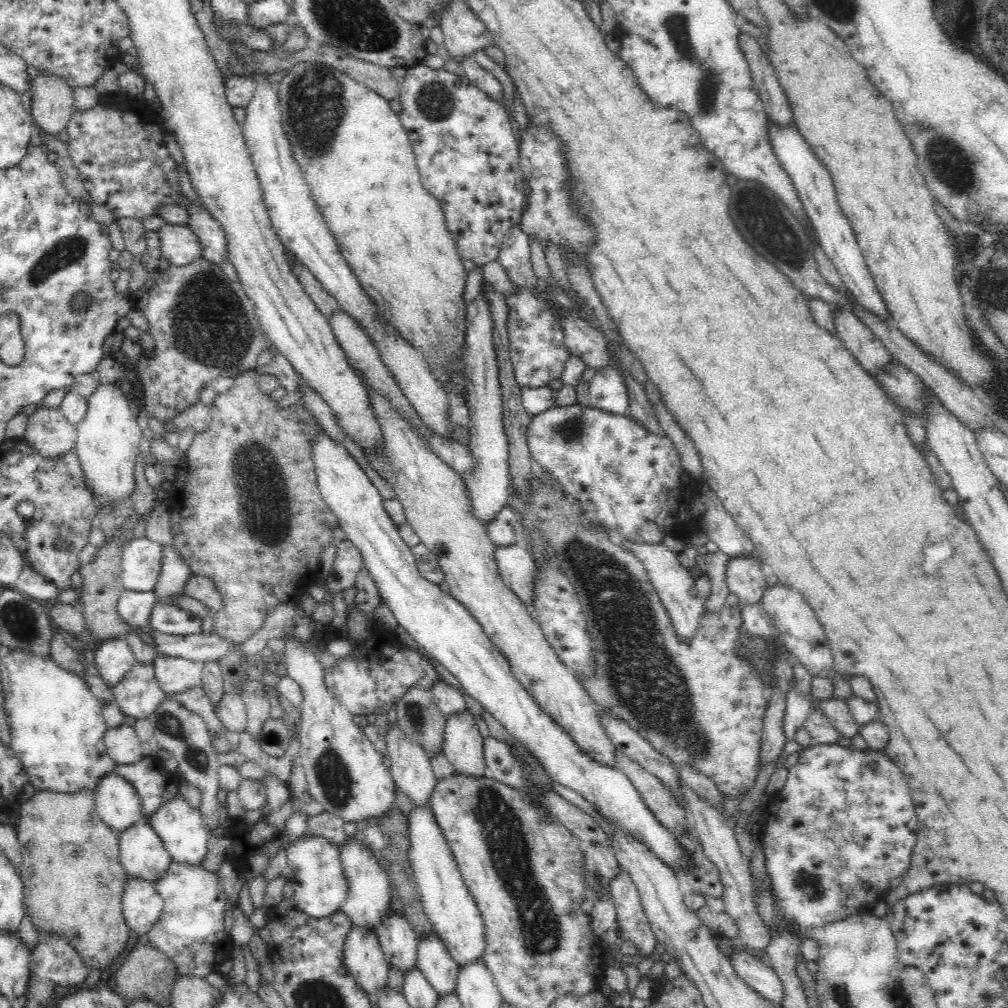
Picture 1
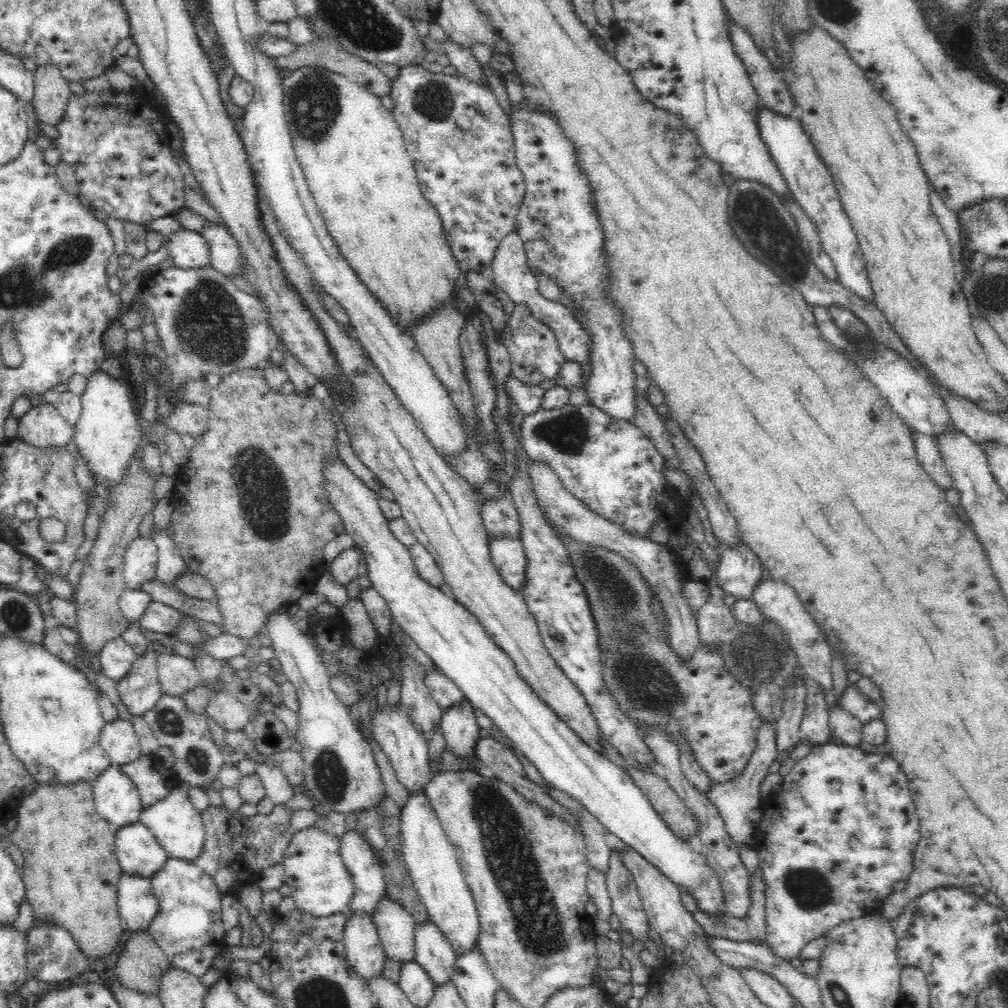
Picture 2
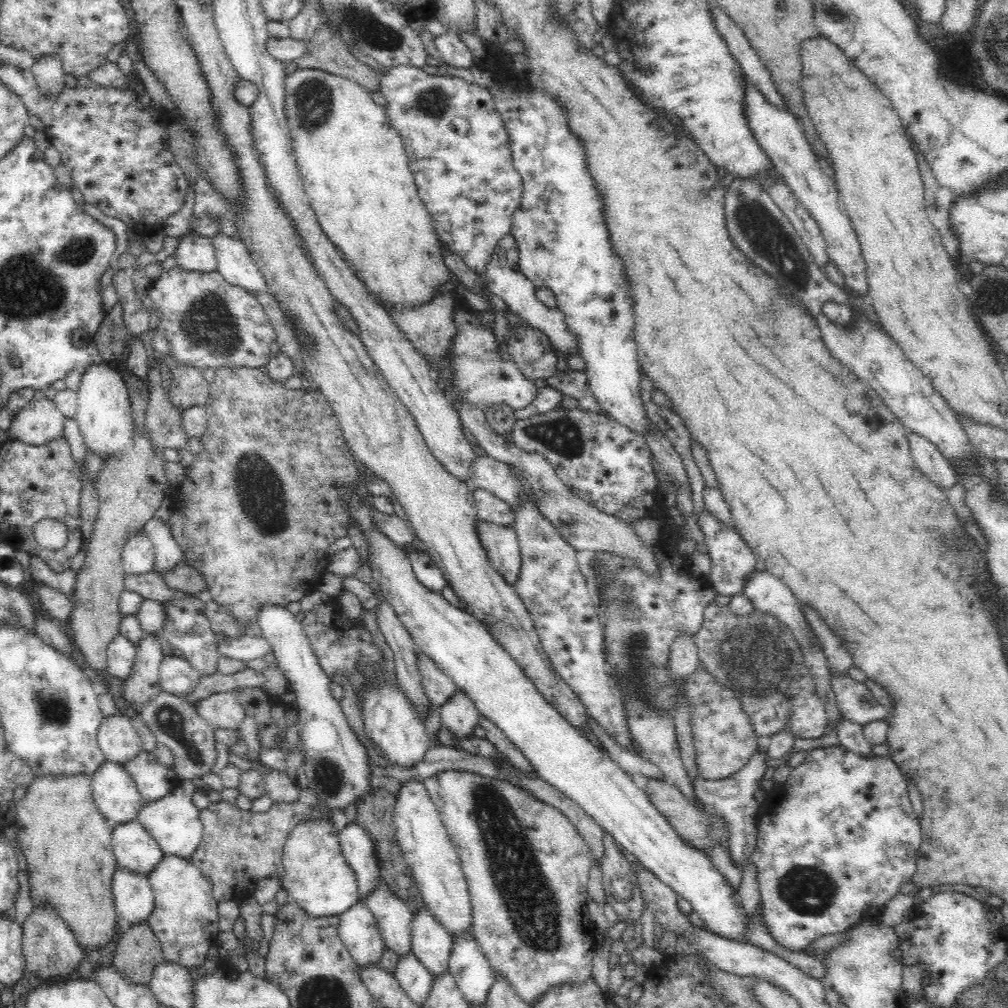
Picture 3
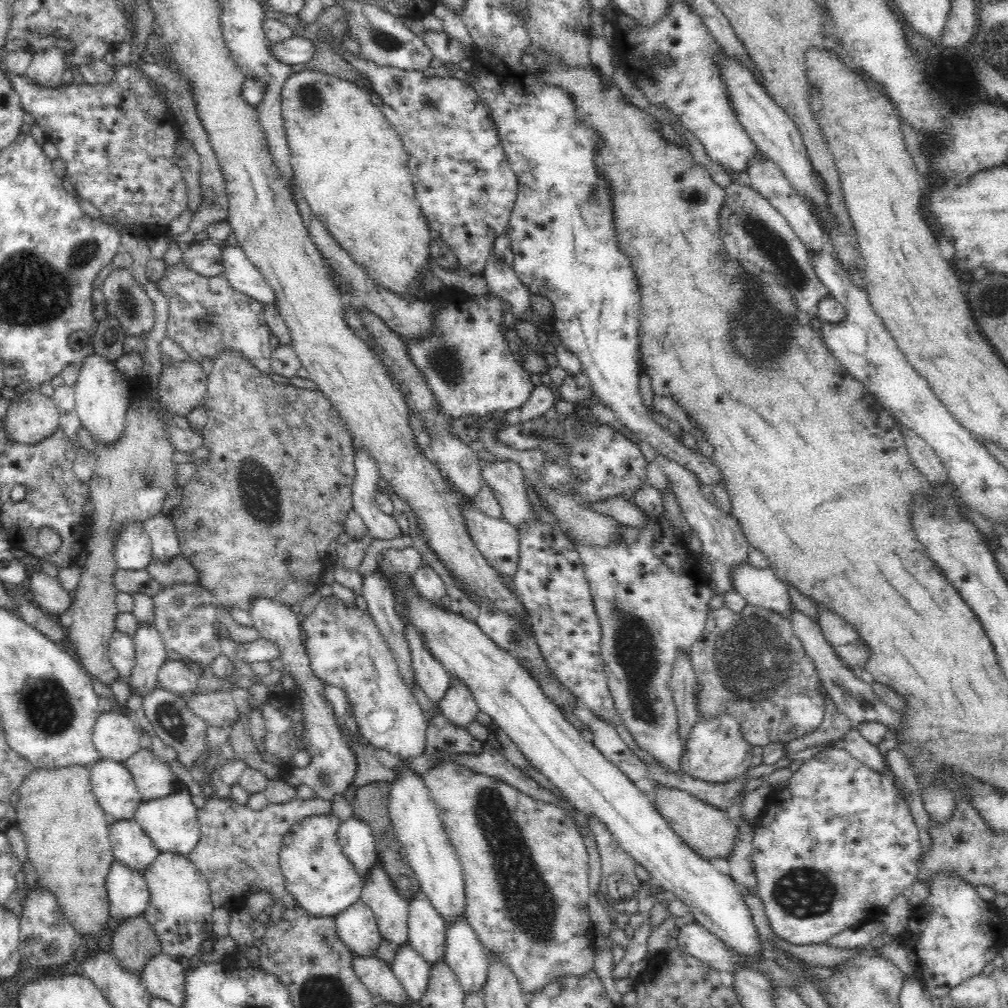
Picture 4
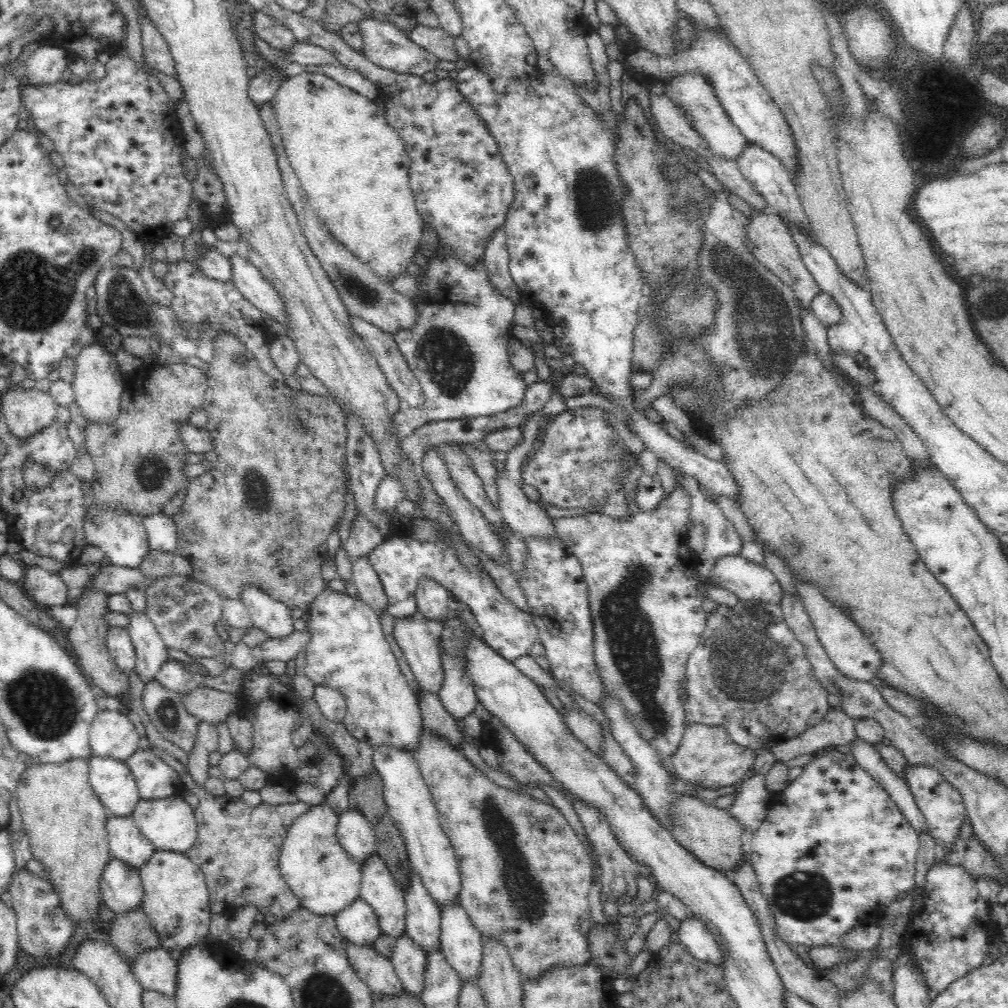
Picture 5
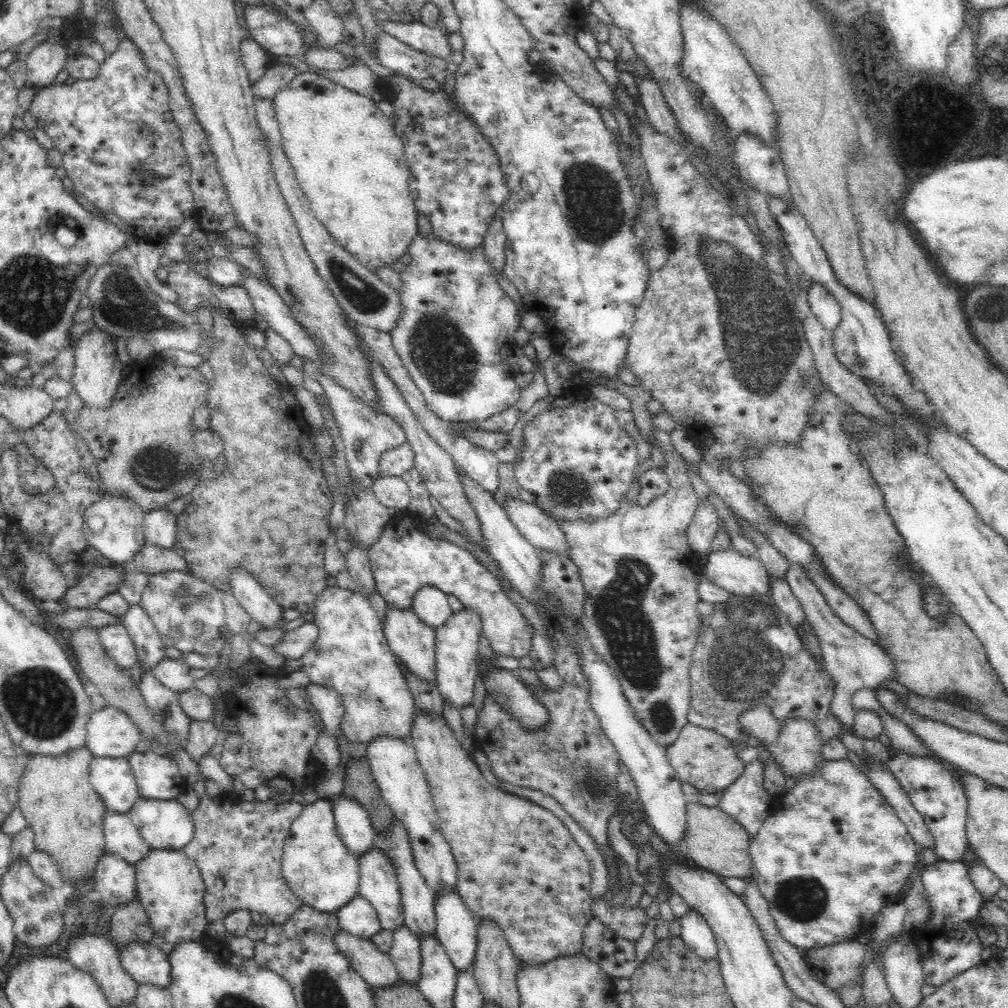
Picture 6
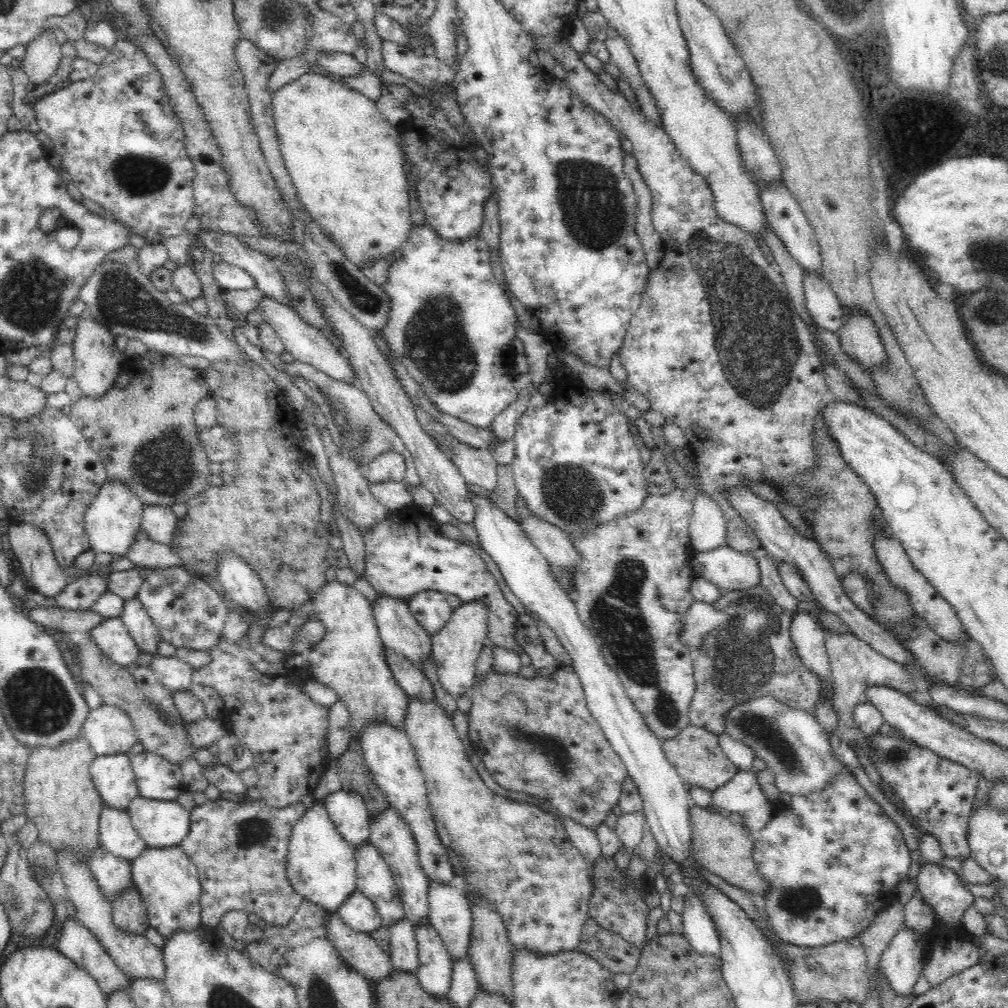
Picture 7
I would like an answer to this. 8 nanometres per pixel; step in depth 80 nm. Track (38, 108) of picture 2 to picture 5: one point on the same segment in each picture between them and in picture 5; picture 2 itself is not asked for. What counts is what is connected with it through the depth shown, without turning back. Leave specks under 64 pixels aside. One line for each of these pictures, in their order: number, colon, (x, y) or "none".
3: (47, 70)
4: (46, 67)
5: (45, 65)

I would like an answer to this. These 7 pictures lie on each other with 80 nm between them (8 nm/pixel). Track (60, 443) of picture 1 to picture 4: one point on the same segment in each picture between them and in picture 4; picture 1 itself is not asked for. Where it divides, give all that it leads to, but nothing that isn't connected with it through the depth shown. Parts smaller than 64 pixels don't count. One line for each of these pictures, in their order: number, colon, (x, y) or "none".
2: (42, 426)
3: (39, 421)
4: (27, 420)

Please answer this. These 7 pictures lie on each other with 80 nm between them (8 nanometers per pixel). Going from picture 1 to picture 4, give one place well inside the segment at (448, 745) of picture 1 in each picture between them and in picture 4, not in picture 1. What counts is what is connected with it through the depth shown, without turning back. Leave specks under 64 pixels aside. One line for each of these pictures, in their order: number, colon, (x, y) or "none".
2: (458, 723)
3: (459, 713)
4: (458, 704)

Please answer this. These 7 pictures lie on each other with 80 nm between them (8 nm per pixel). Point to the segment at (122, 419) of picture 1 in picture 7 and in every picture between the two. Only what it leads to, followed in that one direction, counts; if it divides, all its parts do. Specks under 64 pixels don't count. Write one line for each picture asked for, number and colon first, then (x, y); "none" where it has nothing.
2: (107, 433)
3: (104, 415)
4: (101, 398)
5: (97, 385)
6: (97, 372)
7: (97, 360)

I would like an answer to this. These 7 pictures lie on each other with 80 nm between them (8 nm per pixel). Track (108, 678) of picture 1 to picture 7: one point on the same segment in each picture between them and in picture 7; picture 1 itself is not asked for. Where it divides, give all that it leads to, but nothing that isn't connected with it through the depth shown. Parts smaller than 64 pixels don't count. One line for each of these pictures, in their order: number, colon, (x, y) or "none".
2: (116, 657)
3: (120, 651)
4: (121, 652)
5: (119, 644)
6: (115, 639)
7: (111, 636)

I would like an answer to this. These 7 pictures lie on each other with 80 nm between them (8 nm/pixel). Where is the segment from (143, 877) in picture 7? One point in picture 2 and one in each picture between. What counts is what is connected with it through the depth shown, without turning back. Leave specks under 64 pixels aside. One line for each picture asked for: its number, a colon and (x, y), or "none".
2: (188, 927)
3: (184, 919)
4: (180, 910)
5: (174, 895)
6: (168, 884)

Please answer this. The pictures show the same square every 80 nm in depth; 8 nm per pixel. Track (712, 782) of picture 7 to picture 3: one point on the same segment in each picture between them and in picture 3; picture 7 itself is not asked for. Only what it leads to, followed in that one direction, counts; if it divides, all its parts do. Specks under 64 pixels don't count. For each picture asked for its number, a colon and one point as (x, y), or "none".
3: (724, 742)
4: (715, 752)
5: (707, 757)
6: (701, 757)

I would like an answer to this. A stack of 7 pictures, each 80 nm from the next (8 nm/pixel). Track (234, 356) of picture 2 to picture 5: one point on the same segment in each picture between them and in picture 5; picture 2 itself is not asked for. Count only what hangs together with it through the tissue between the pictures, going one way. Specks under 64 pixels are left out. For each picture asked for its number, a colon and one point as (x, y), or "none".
3: (209, 323)
4: (206, 315)
5: (196, 297)

